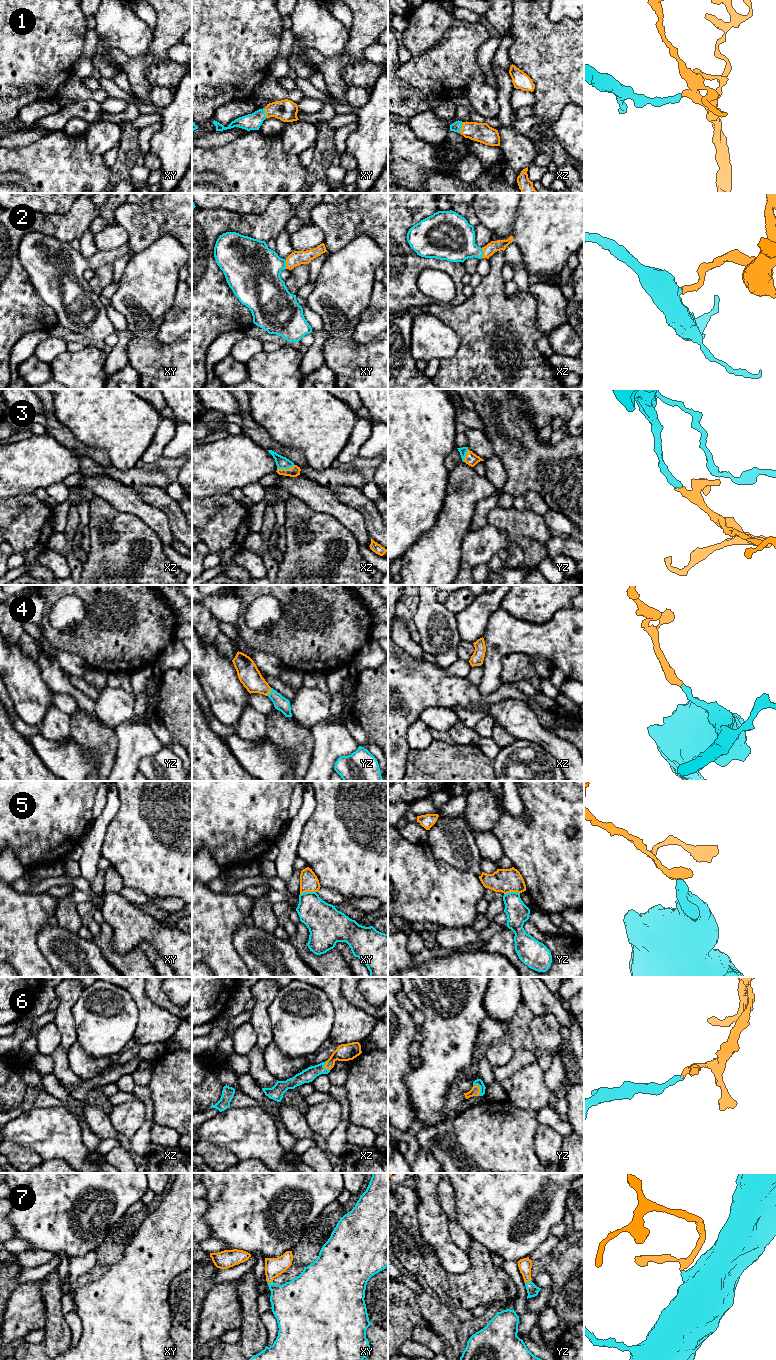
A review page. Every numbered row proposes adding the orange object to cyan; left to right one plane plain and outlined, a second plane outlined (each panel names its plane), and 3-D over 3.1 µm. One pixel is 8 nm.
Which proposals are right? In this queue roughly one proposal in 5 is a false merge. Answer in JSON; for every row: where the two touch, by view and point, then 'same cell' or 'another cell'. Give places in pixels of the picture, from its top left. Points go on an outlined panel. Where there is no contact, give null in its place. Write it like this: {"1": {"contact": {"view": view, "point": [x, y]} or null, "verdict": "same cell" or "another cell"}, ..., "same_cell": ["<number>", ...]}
{"1": {"contact": {"view": "xz", "point": [461, 127]}, "verdict": "same cell"}, "2": {"contact": {"view": "xz", "point": [482, 253]}, "verdict": "same cell"}, "3": {"contact": {"view": "xz", "point": [285, 468]}, "verdict": "same cell"}, "4": {"contact": {"view": "yz", "point": [270, 692]}, "verdict": "same cell"}, "5": {"contact": {"view": "xy", "point": [307, 892]}, "verdict": "another cell"}, "6": {"contact": {"view": "yz", "point": [480, 1089]}, "verdict": "same cell"}, "7": {"contact": {"view": "yz", "point": [527, 1282]}, "verdict": "same cell"}, "same_cell": ["1", "2", "3", "4", "6", "7"]}

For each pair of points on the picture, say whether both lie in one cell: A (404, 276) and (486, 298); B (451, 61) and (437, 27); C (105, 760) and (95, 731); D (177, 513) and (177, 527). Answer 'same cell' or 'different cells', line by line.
A: different cells
B: different cells
C: same cell
D: same cell

